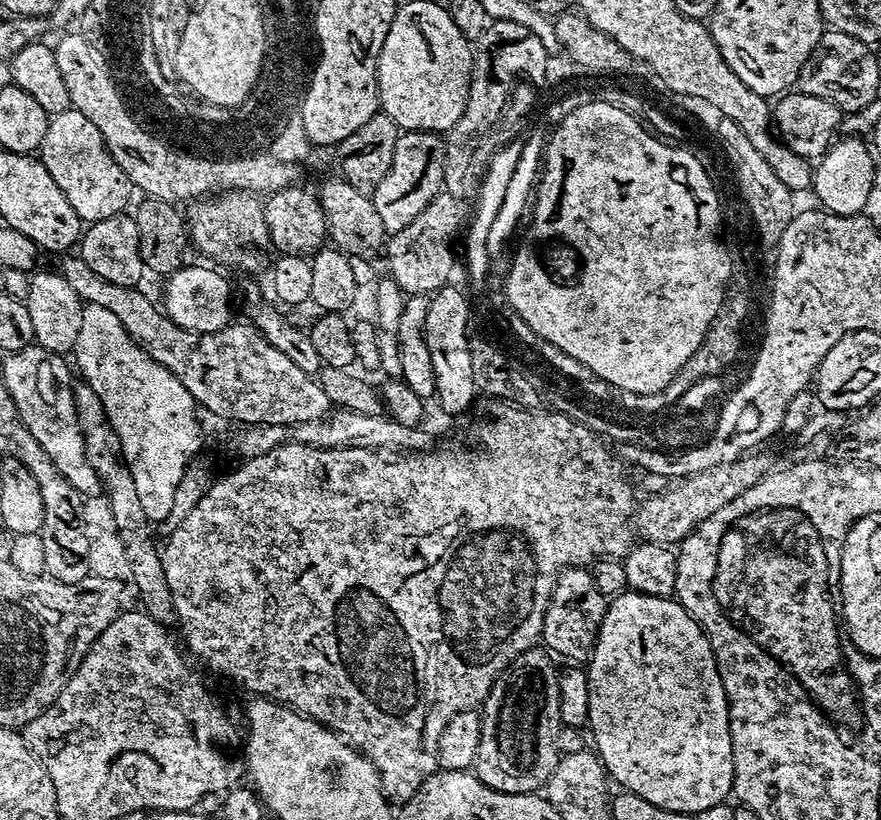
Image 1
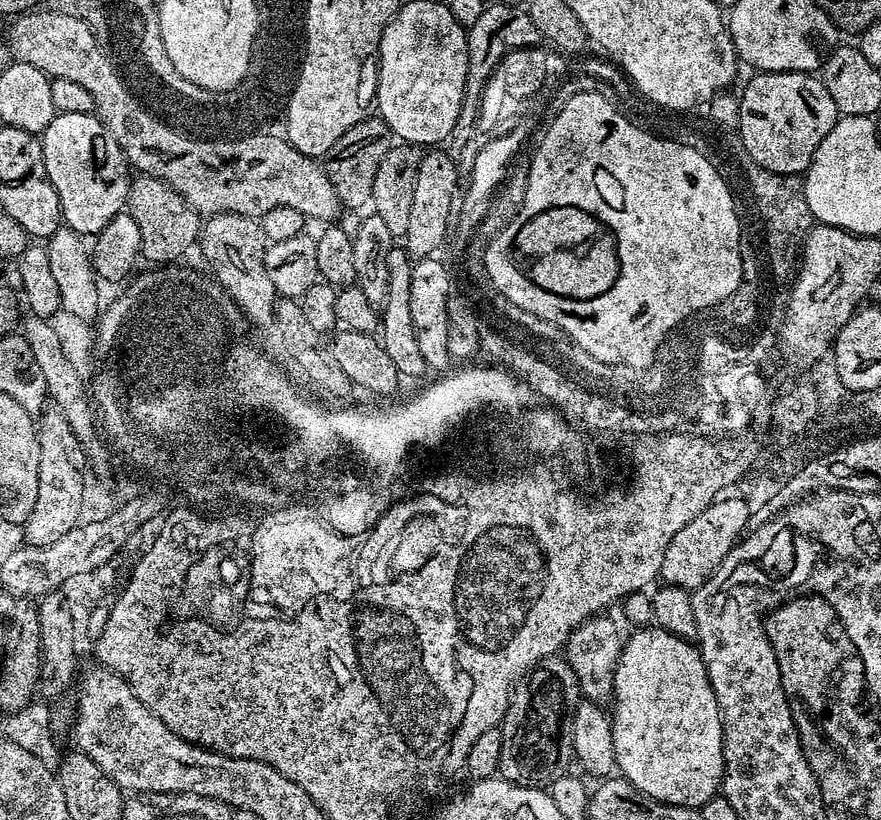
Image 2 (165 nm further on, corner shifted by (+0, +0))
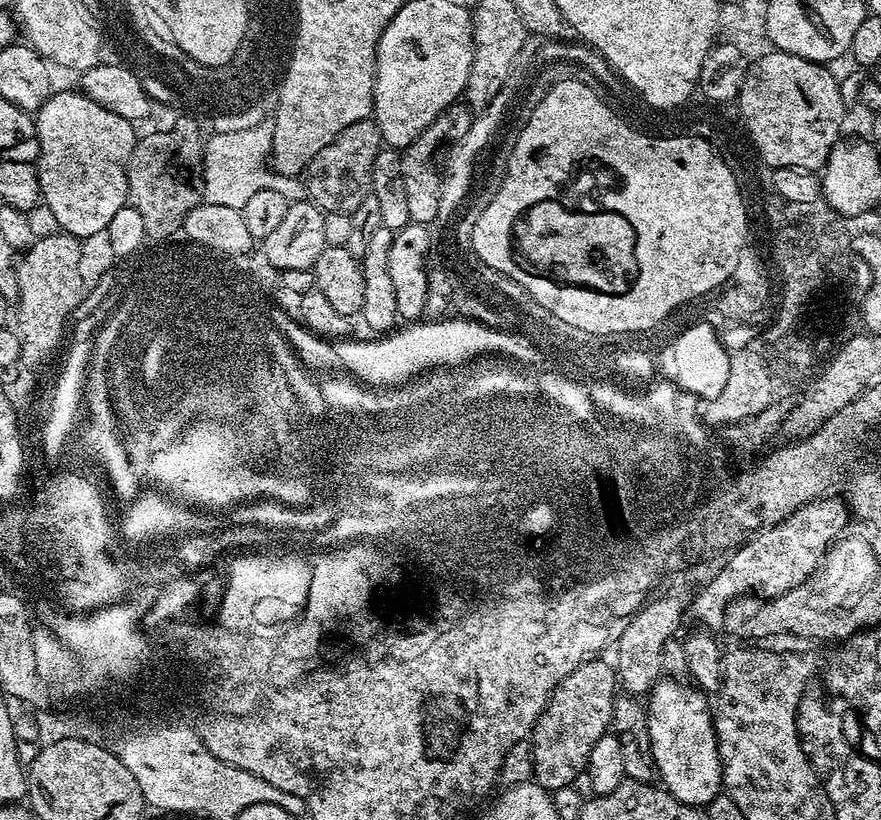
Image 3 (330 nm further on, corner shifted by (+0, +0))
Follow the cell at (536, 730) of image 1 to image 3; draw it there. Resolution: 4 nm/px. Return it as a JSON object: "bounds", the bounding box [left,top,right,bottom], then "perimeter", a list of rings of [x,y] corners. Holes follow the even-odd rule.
{"bounds":[530,659,618,790],"perimeter":[[[602,659],[586,661],[577,669],[575,678],[565,680],[552,693],[548,707],[530,733],[532,774],[535,783],[545,790],[575,785],[576,779],[585,775],[594,744],[609,735],[613,727],[612,711],[618,699],[618,677],[615,667]]]}

